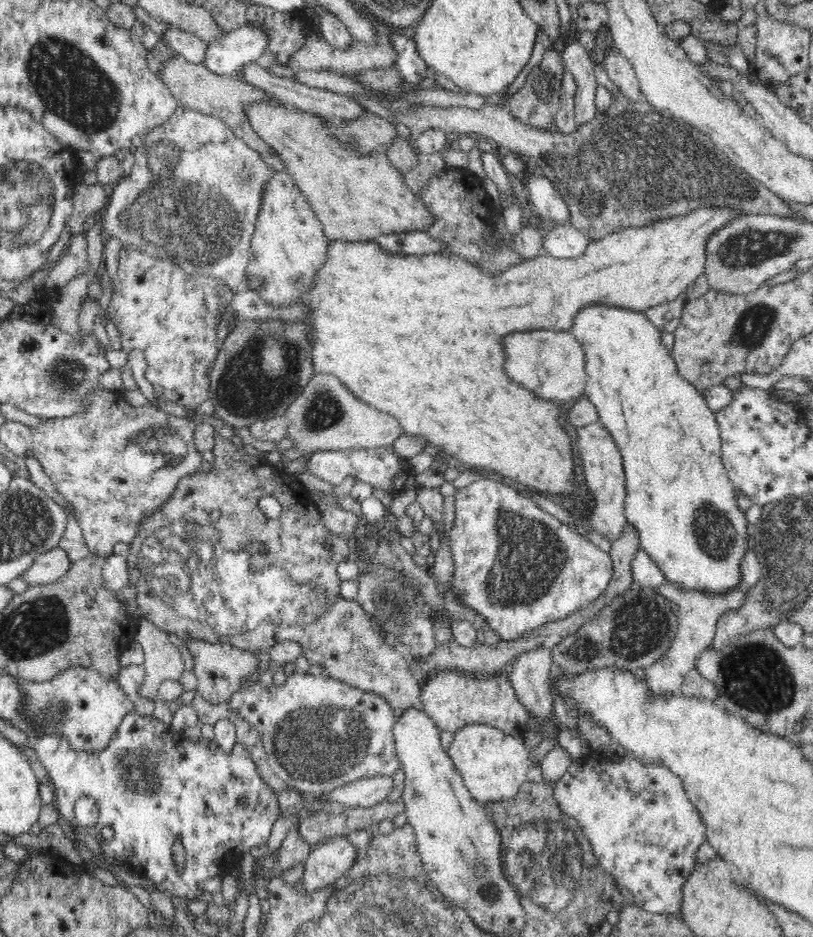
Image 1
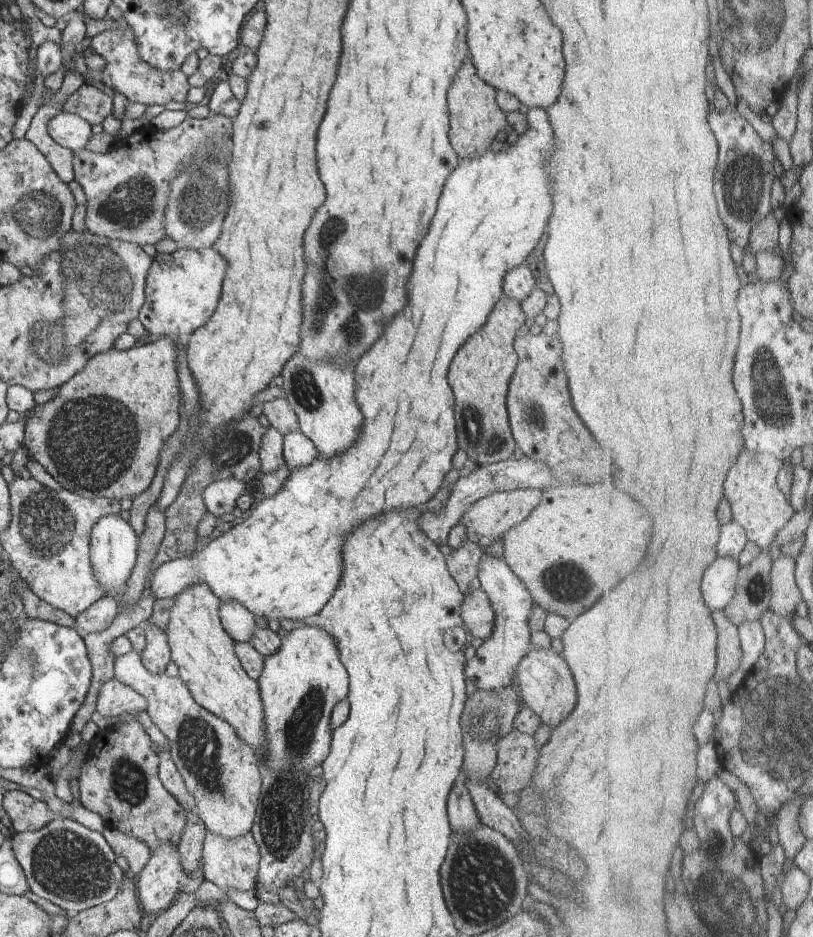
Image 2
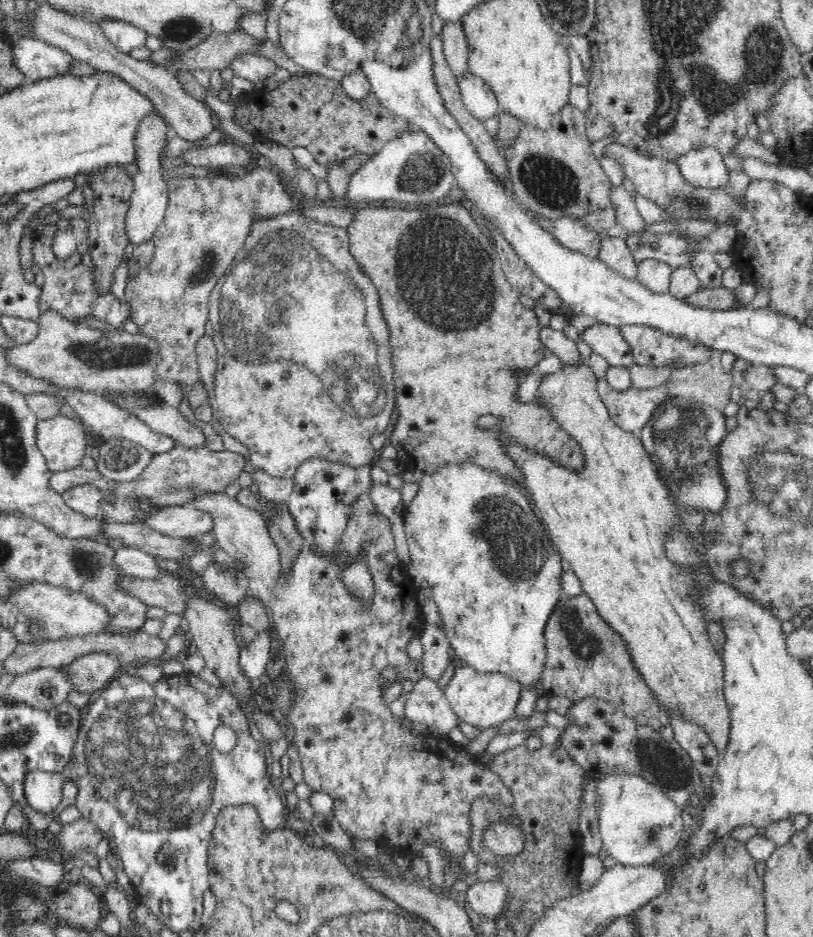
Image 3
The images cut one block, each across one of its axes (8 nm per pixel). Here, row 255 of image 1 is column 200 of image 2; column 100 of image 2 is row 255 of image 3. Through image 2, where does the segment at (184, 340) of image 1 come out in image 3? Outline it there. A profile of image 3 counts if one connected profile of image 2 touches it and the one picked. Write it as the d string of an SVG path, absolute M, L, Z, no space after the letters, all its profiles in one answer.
M265 164L257 165L250 174L235 180L226 180L221 176L168 178L168 206L162 222L153 234L153 258L146 267L141 267L135 274L129 274L125 287L129 320L138 326L138 333L152 339L160 351L160 360L154 366L155 378L189 388L198 382L199 358L196 345L204 336L204 328L208 322L208 299L212 290L220 278L225 276L224 272L232 266L236 252L243 246L244 238L248 236L256 218L290 213L298 206L284 191L281 180L282 177Z

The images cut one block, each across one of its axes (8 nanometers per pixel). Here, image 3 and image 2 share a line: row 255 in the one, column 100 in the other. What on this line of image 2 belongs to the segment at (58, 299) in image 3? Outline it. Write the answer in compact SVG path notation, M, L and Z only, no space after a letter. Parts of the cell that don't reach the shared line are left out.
M104 30L91 37L90 48L95 54L103 58L103 70L94 75L113 92L122 94L129 103L139 103L146 107L153 104L167 104L167 102L185 102L187 90L190 88L187 77L177 70L157 70L143 62L135 52L135 36L131 30Z

